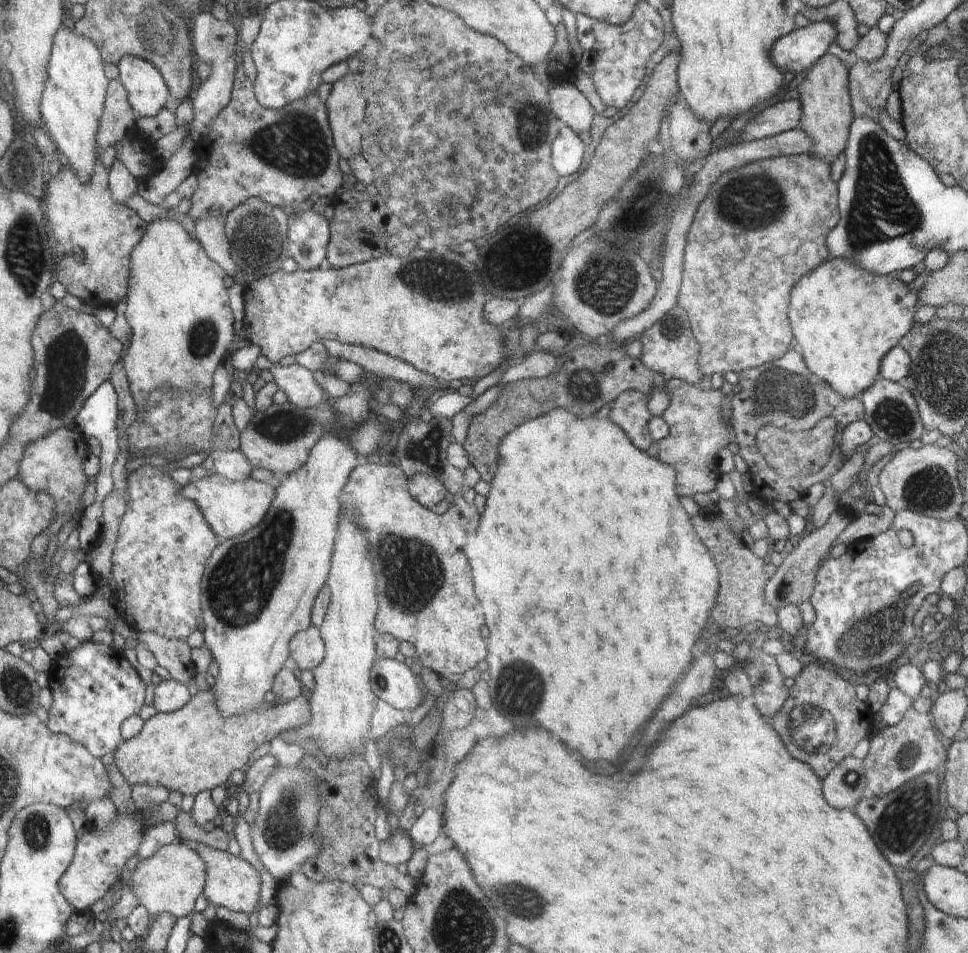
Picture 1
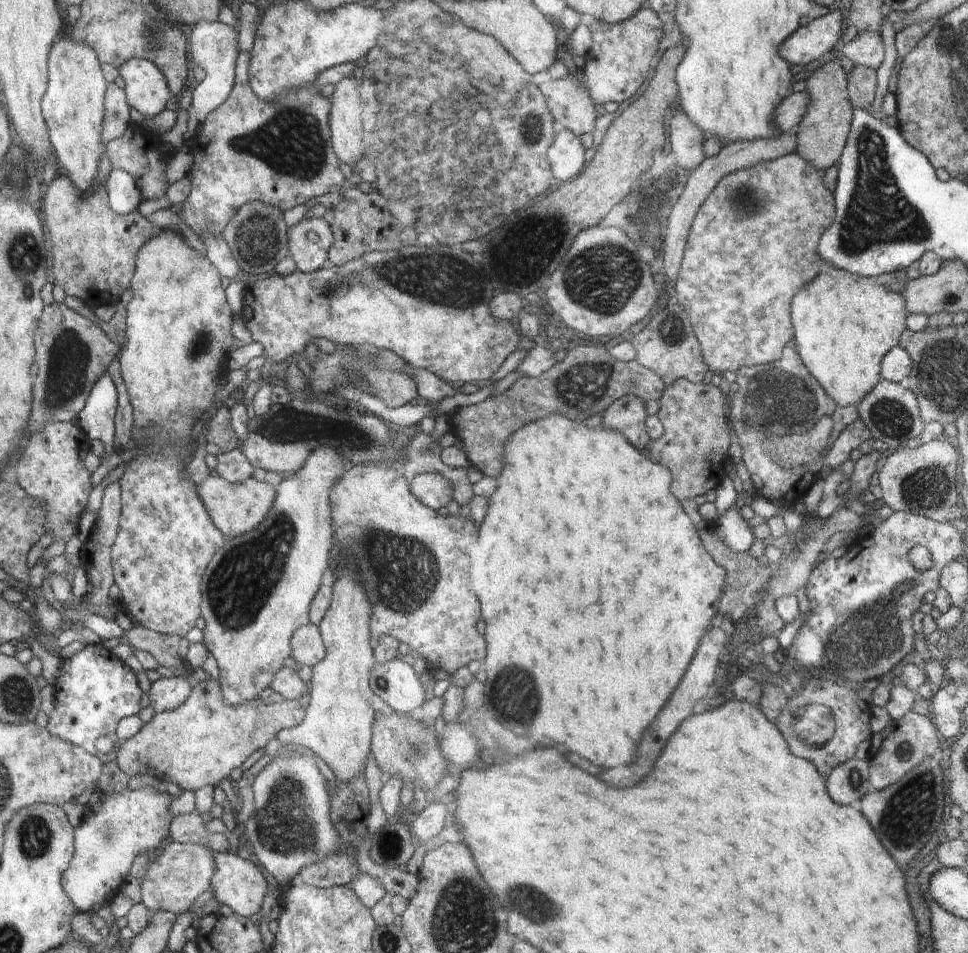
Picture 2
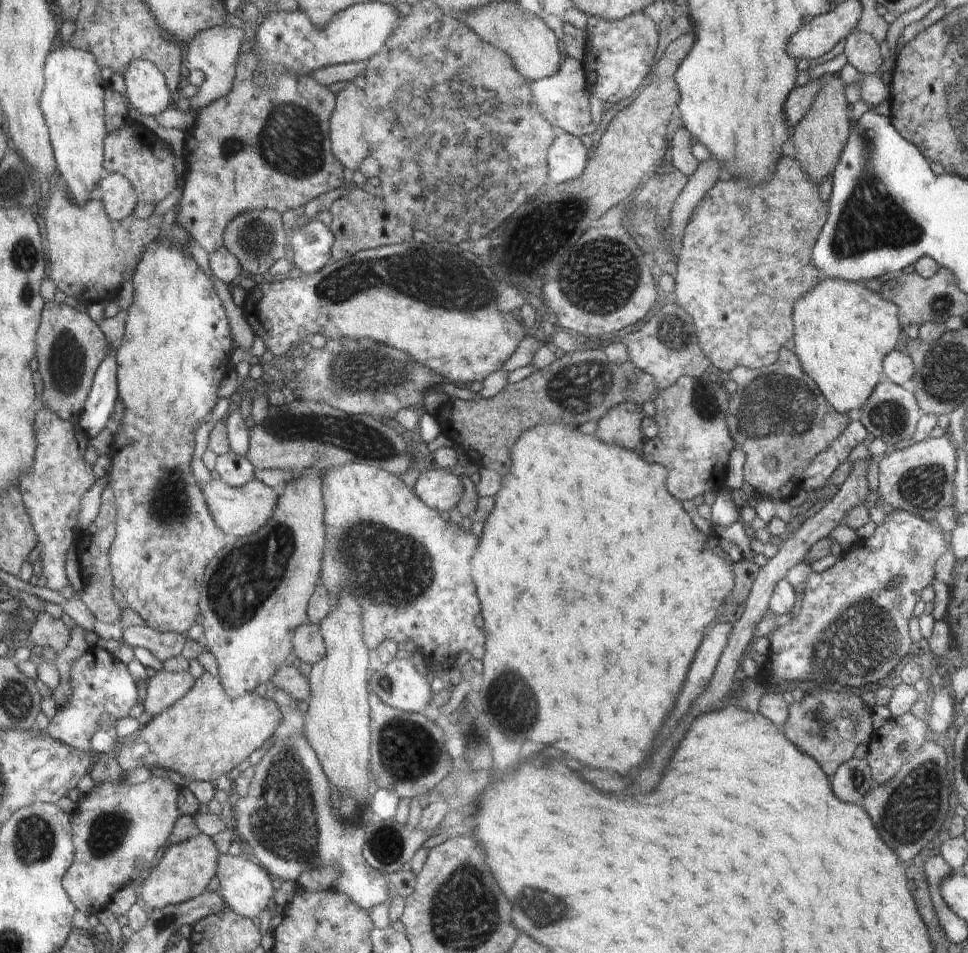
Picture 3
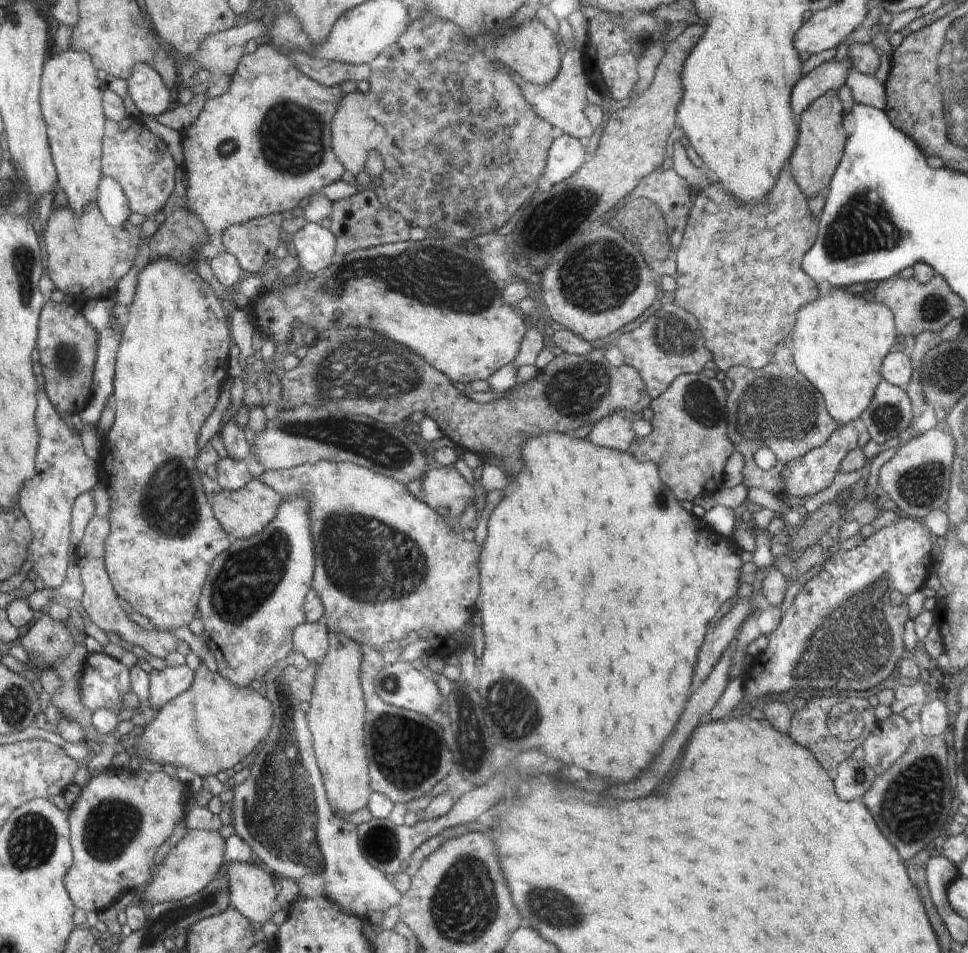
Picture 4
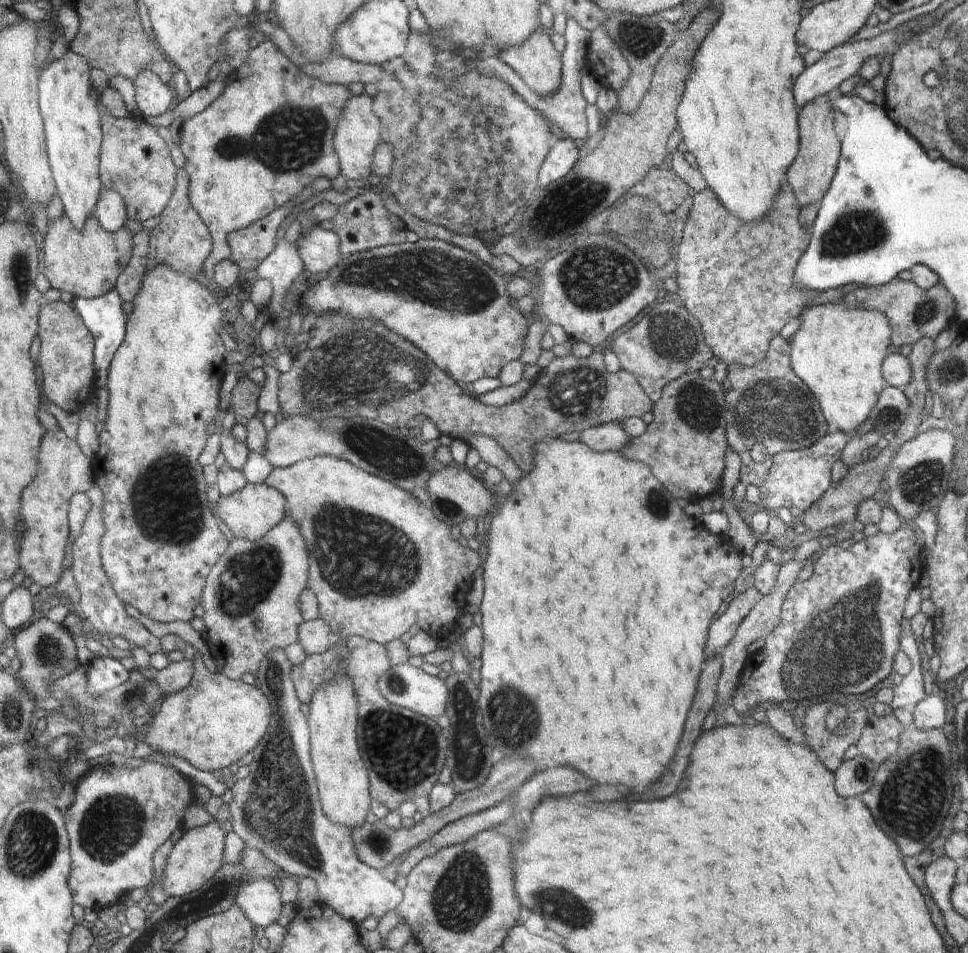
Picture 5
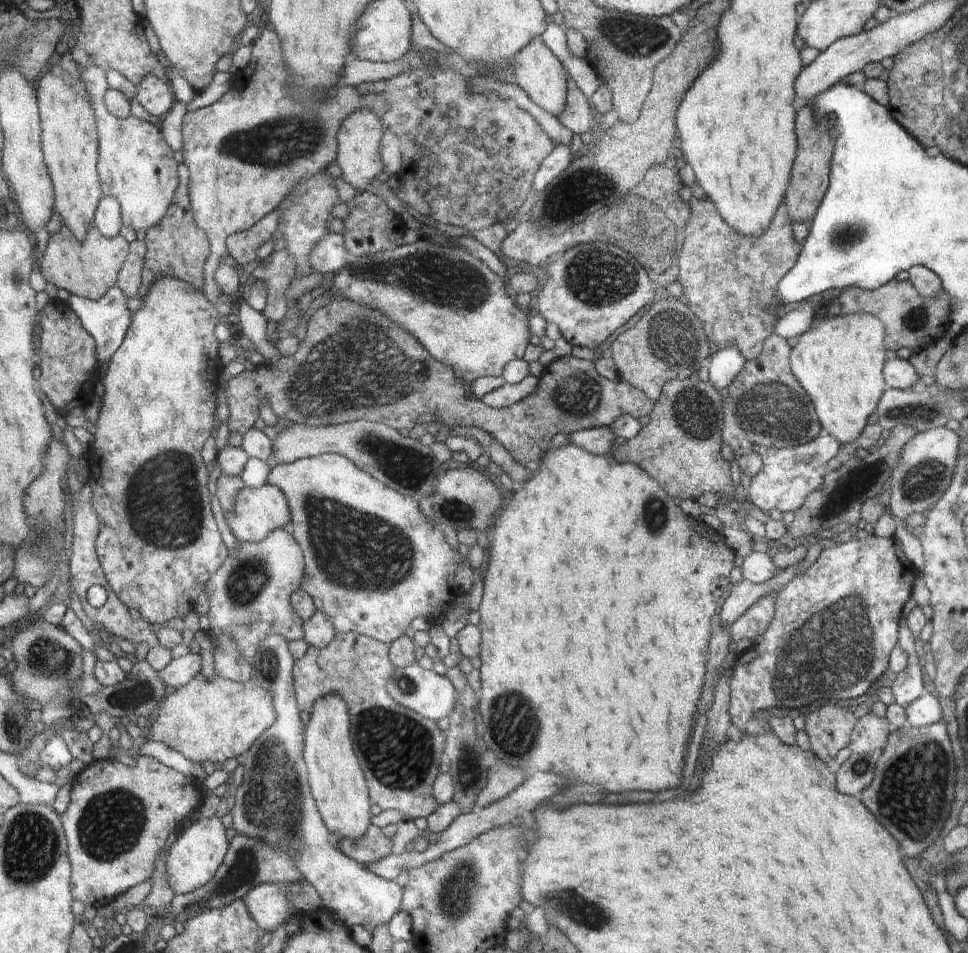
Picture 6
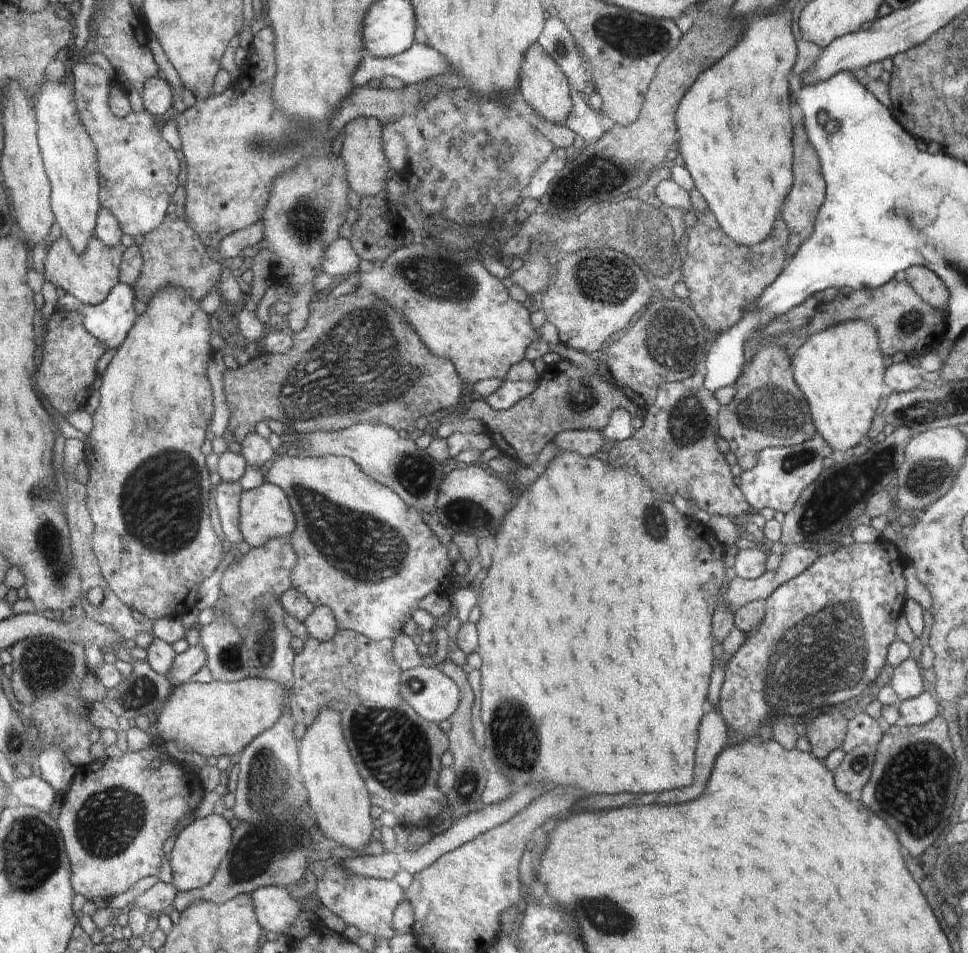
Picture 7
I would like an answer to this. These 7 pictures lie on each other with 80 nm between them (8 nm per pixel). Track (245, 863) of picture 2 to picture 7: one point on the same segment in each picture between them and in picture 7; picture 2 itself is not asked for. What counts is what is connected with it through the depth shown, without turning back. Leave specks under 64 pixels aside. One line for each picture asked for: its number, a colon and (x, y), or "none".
3: (245, 887)
4: (251, 891)
5: (259, 898)
6: (267, 904)
7: (276, 910)

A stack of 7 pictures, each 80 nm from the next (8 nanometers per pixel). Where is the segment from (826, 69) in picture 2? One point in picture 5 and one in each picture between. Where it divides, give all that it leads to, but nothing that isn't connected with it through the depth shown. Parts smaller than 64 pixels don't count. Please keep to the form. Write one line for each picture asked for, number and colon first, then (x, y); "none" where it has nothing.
3: (820, 136)
4: (821, 140)
5: (810, 175)

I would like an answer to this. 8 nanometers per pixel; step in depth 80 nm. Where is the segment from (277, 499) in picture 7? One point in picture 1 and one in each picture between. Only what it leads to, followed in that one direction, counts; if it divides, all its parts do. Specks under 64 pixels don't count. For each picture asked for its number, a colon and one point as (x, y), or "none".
1: (231, 508)
2: (236, 509)
3: (240, 511)
4: (245, 512)
5: (249, 514)
6: (258, 512)

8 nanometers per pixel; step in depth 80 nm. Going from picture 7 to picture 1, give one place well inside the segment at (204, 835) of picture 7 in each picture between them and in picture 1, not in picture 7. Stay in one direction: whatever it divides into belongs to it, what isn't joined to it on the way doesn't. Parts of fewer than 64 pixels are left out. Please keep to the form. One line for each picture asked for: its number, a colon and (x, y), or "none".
1: (169, 881)
2: (179, 872)
3: (183, 871)
4: (191, 865)
5: (196, 857)
6: (194, 857)

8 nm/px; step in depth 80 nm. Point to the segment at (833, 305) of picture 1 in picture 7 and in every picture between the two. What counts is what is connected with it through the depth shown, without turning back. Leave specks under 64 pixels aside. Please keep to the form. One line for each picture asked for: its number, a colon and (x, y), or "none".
2: (844, 324)
3: (842, 330)
4: (840, 340)
5: (838, 352)
6: (839, 361)
7: (840, 370)

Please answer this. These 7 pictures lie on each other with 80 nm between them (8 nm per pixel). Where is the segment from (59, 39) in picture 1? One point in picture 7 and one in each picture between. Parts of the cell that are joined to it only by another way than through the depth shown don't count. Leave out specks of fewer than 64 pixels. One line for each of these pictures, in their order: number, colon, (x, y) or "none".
2: (73, 106)
3: (73, 98)
4: (70, 97)
5: (71, 122)
6: (70, 144)
7: (69, 154)

